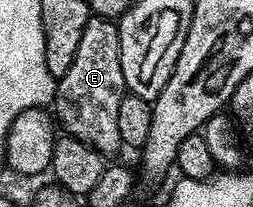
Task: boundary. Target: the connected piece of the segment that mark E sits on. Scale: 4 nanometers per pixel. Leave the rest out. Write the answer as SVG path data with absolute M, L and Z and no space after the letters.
M90 17L87 29L79 40L79 50L71 69L57 80L57 91L51 104L56 122L63 128L66 136L91 145L101 155L112 157L123 144L119 137L119 101L127 93L123 81L123 65L119 61L119 29L111 19Z

